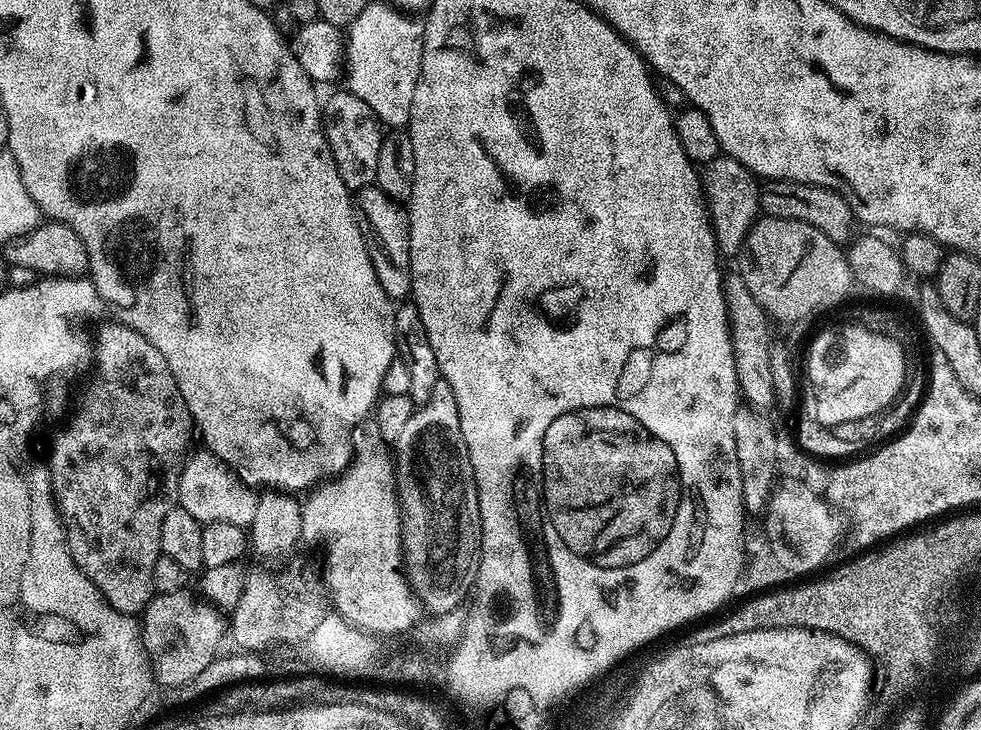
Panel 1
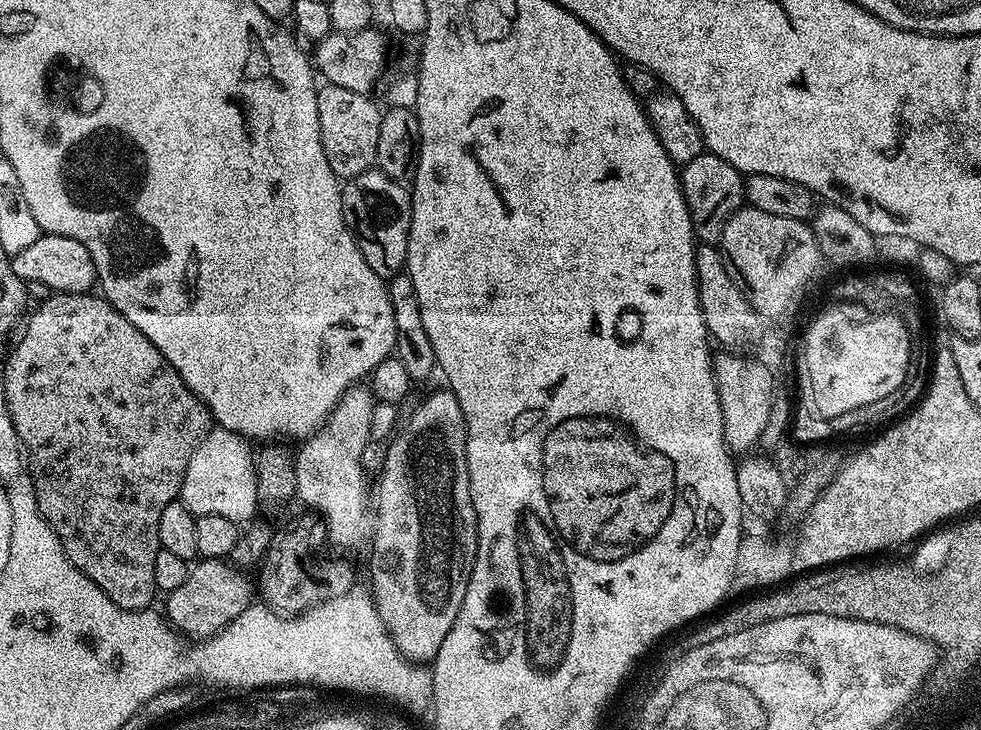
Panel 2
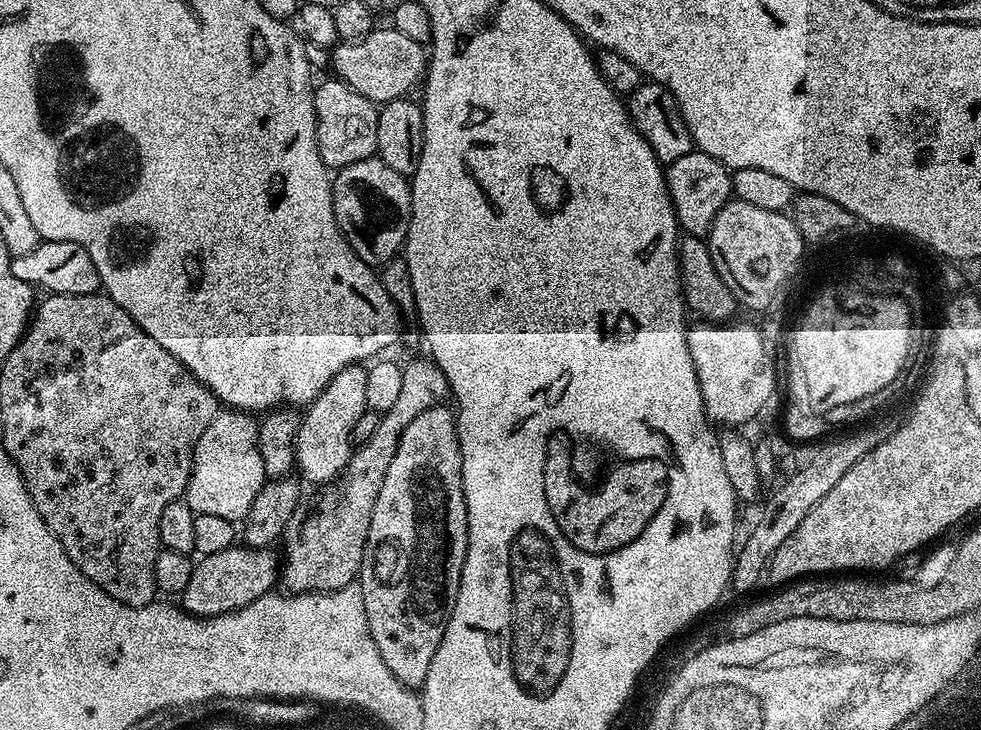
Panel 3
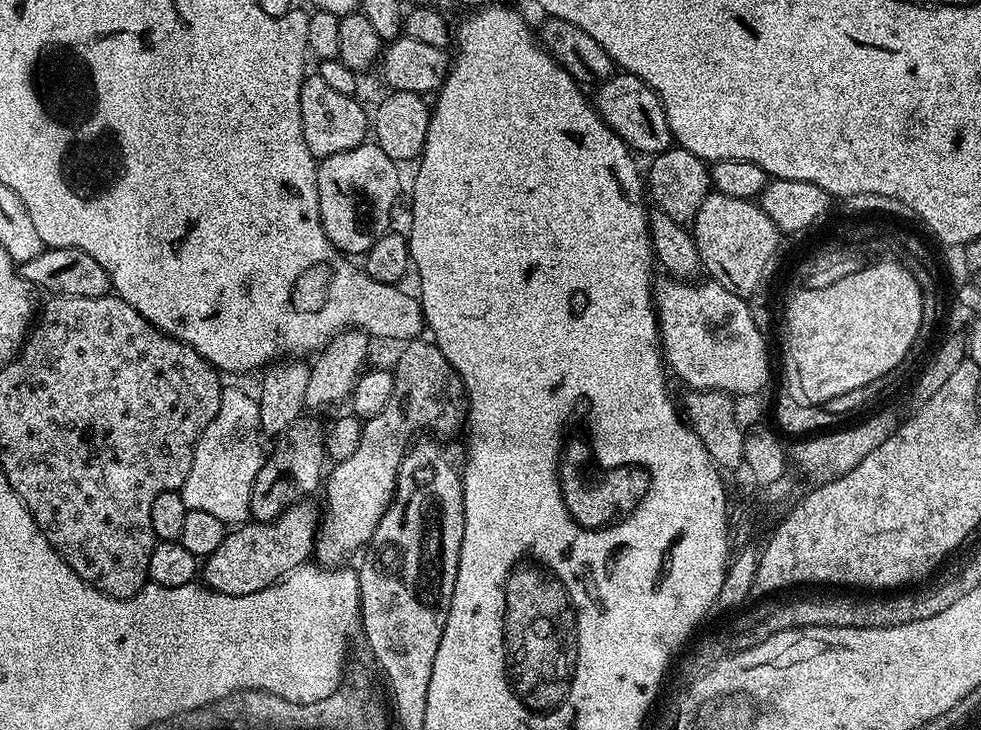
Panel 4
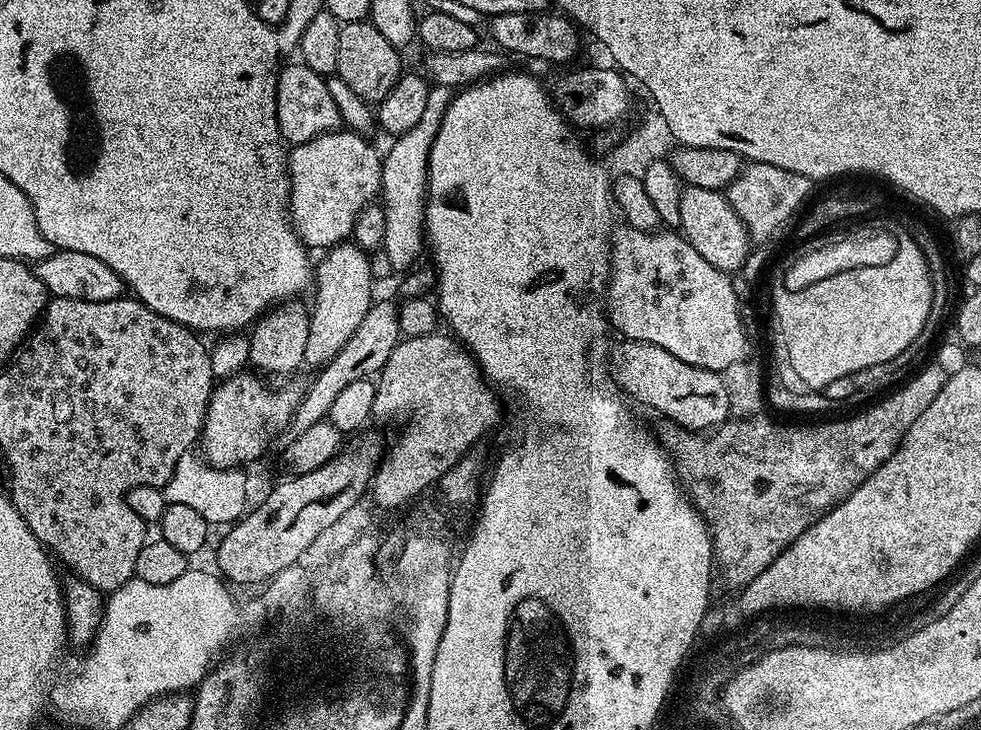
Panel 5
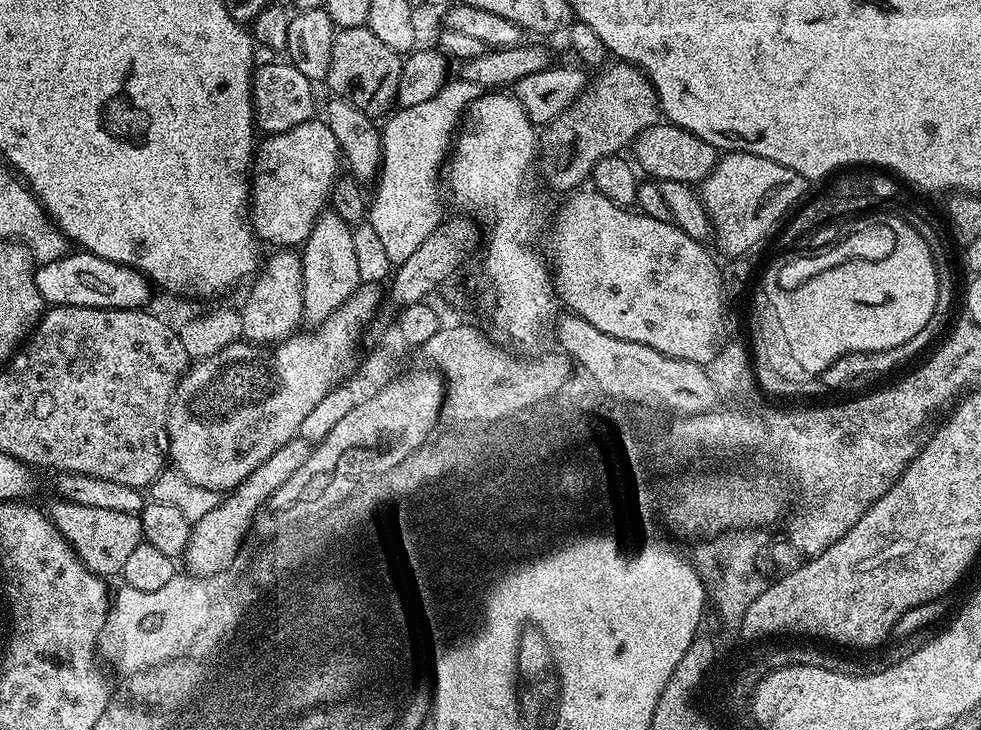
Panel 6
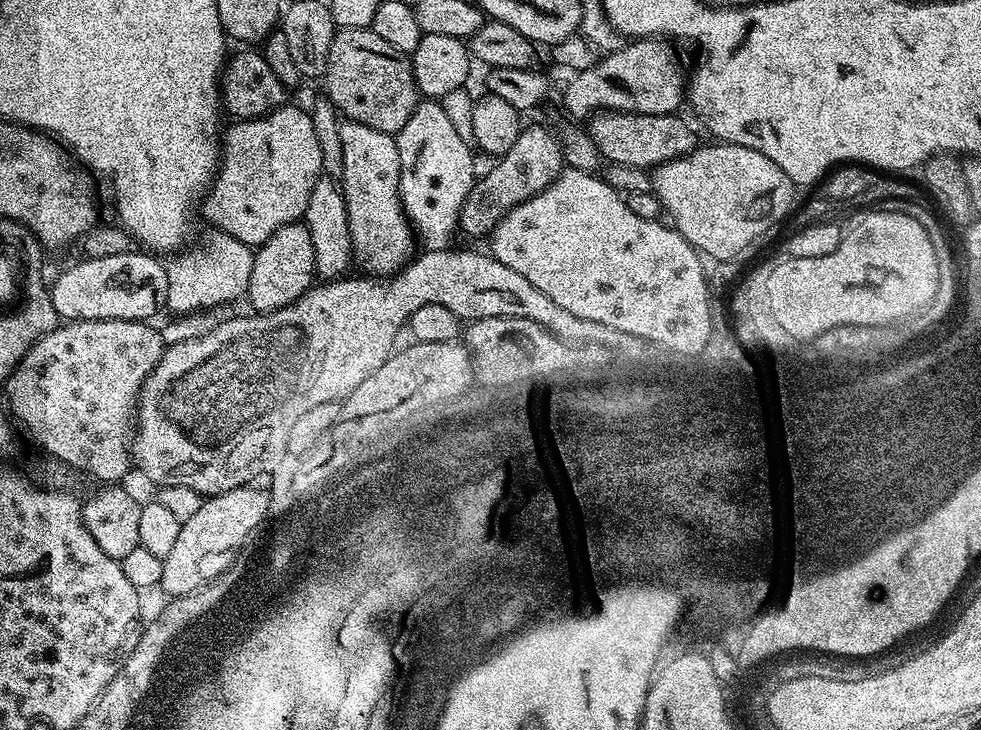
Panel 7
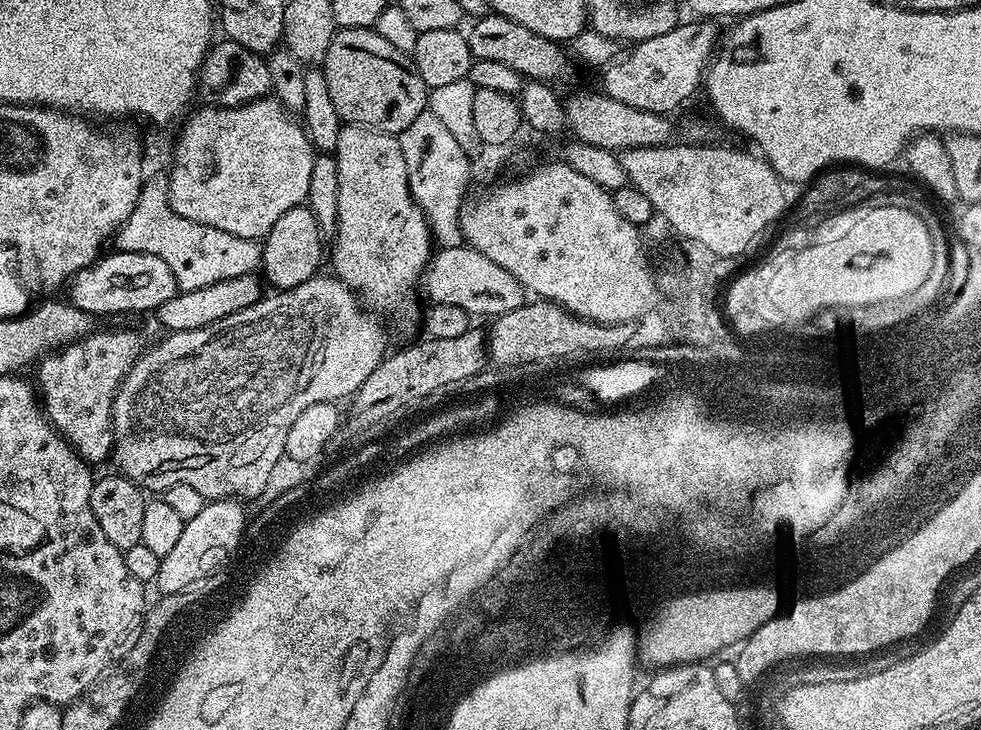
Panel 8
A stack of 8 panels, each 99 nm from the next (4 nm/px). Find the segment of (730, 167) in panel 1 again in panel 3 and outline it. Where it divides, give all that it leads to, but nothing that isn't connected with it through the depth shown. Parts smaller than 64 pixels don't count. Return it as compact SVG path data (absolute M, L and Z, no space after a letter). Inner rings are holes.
M699 150L682 154L678 162L667 165L664 181L681 233L690 236L707 237L714 218L718 216L718 210L722 210L722 206L726 206L734 196L730 169L722 162L718 162L718 158L710 158L710 154Z

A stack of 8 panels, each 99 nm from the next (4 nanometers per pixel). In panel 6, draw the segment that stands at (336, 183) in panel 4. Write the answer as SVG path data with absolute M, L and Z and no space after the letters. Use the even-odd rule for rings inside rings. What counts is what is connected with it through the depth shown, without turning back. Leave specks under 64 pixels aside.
M313 118L302 122L302 126L294 126L294 130L261 139L254 157L254 179L250 184L253 232L261 241L276 244L272 246L303 245L320 213L331 201L332 187L341 172L342 153L338 138L334 138L333 131L323 119Z

